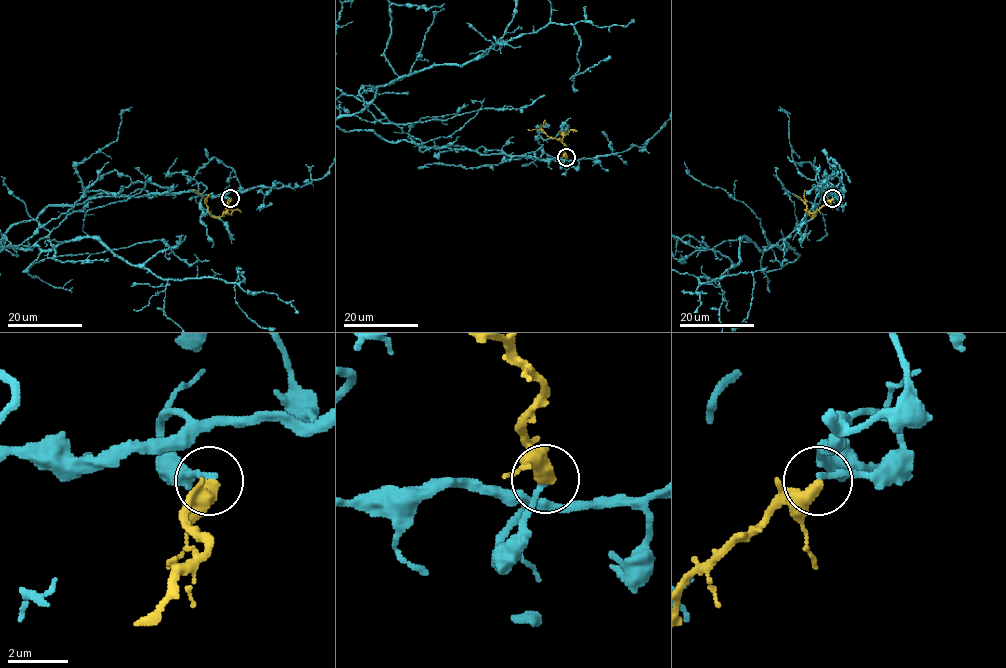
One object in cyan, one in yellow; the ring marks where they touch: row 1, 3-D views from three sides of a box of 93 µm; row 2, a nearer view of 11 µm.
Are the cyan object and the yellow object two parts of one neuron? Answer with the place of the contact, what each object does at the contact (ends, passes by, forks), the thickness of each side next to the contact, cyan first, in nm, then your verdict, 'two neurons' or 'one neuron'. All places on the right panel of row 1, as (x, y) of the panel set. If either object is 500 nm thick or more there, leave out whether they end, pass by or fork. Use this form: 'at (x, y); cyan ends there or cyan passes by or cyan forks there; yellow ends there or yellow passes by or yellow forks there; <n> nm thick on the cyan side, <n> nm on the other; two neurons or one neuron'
at (832, 198); 190 nm thick on the cyan side, 500 nm on the other; two neurons

